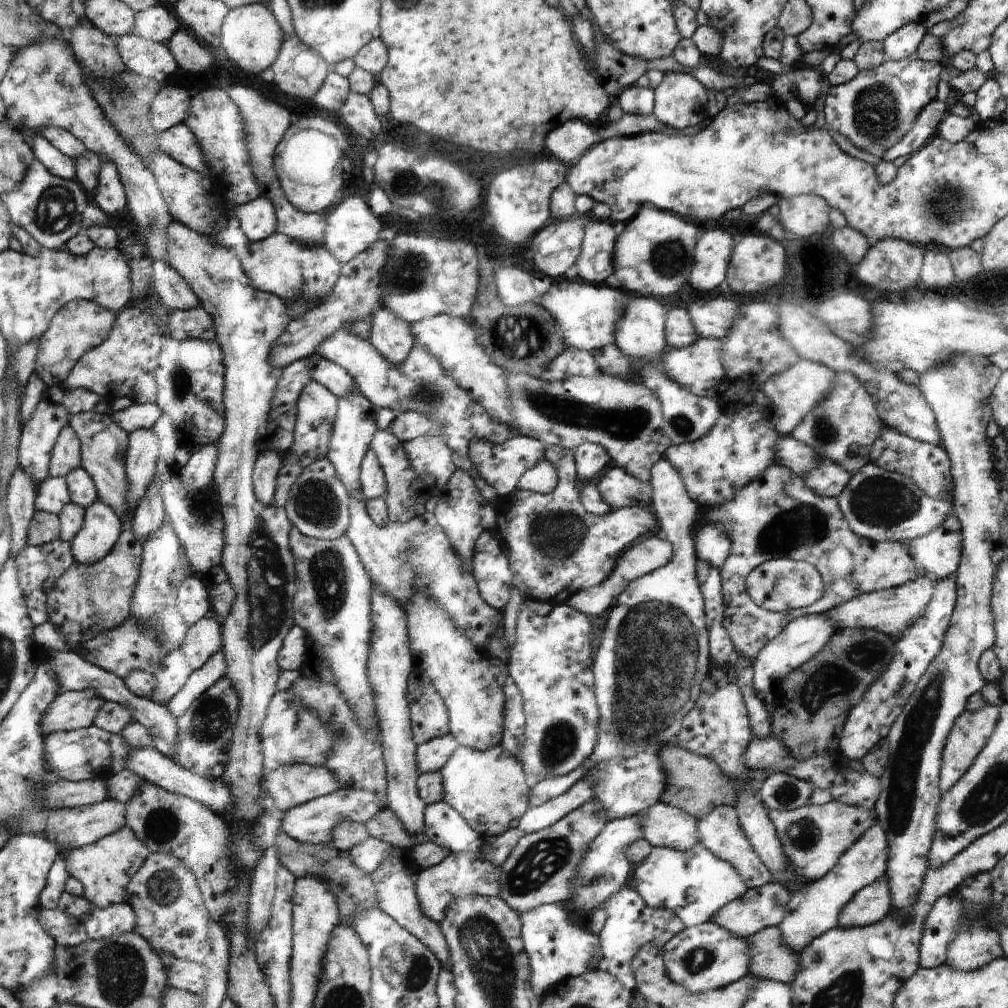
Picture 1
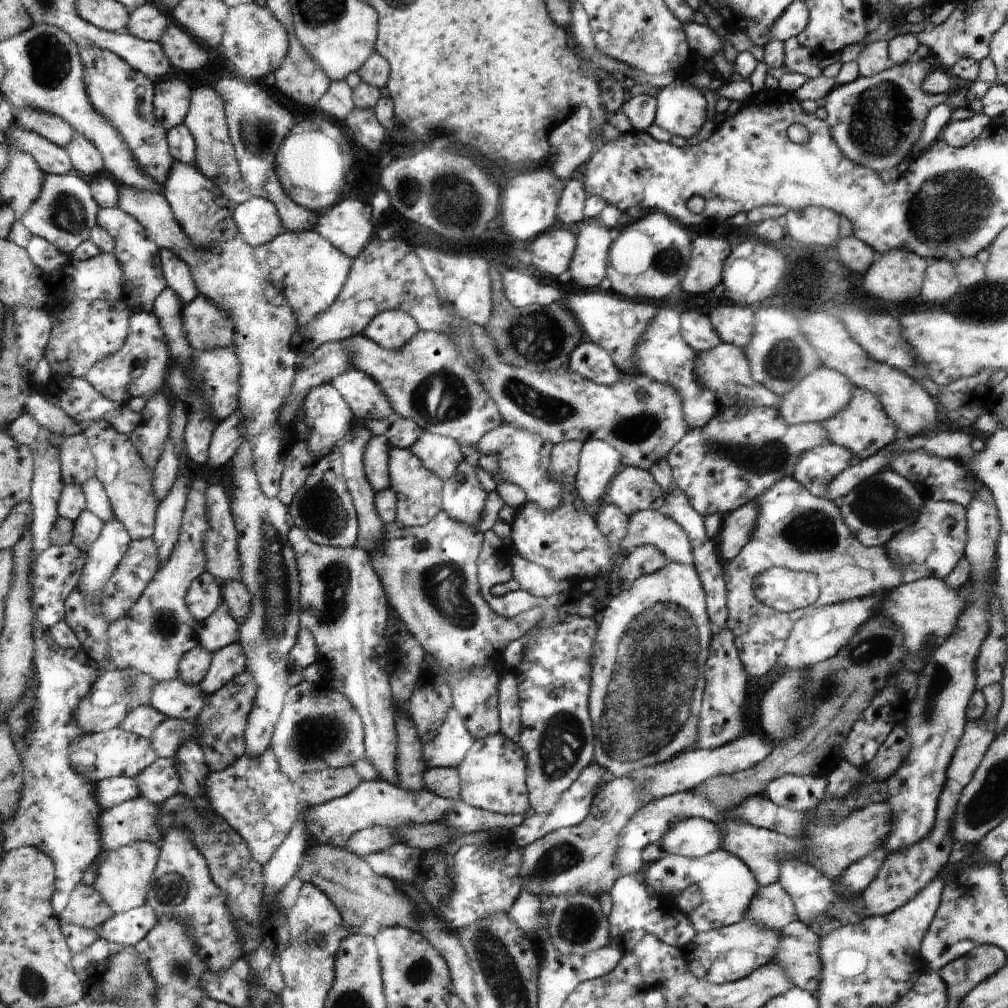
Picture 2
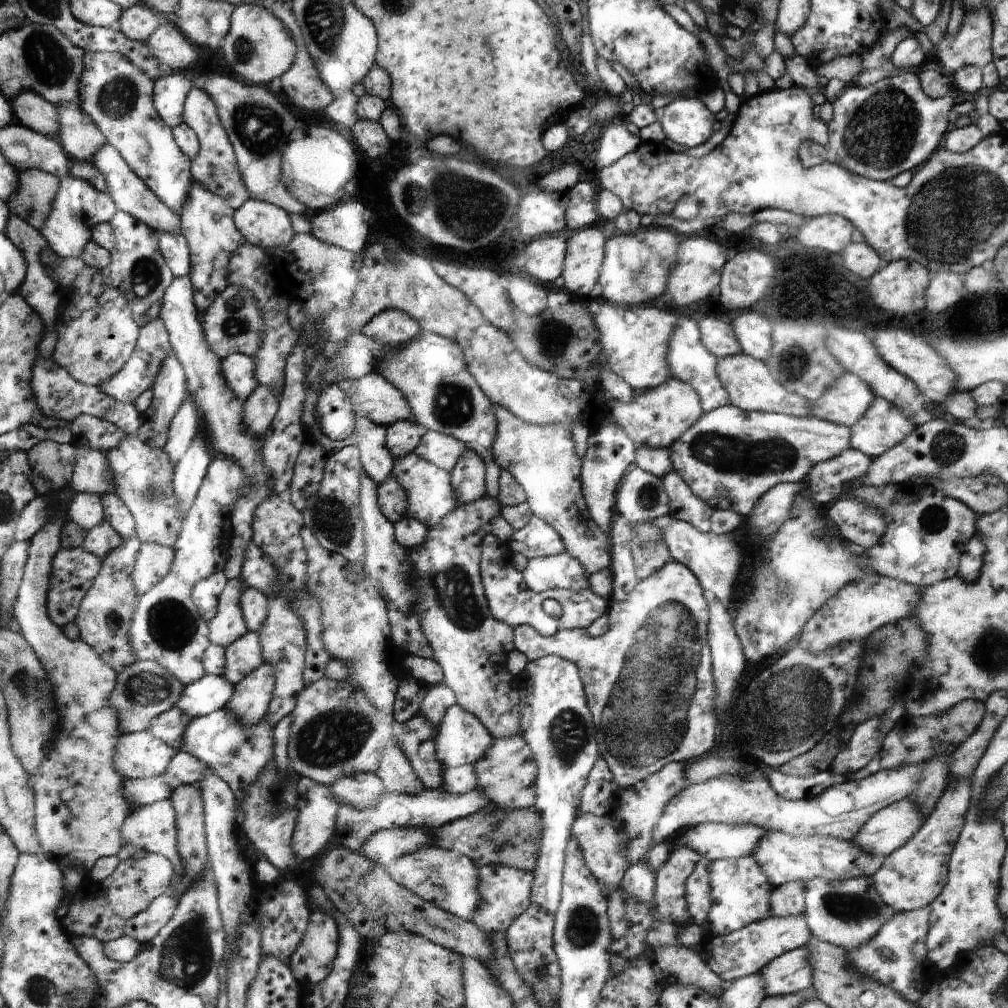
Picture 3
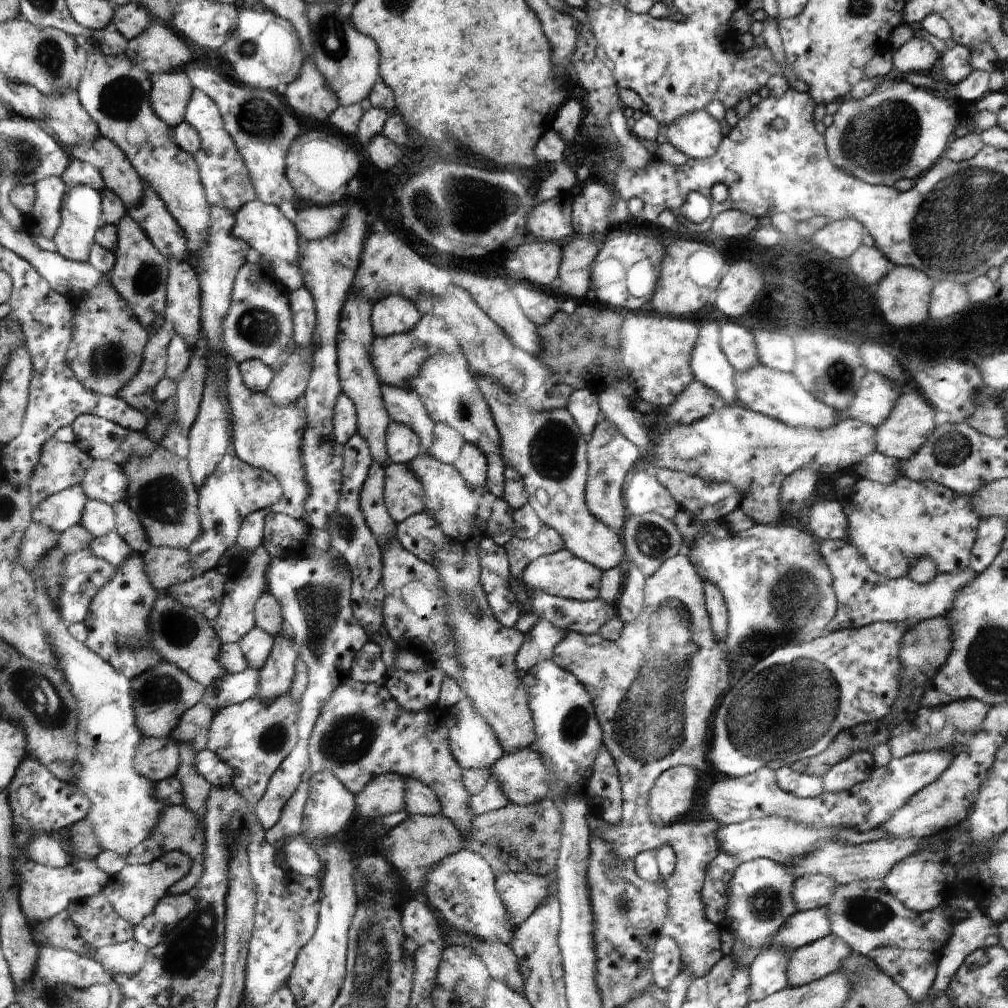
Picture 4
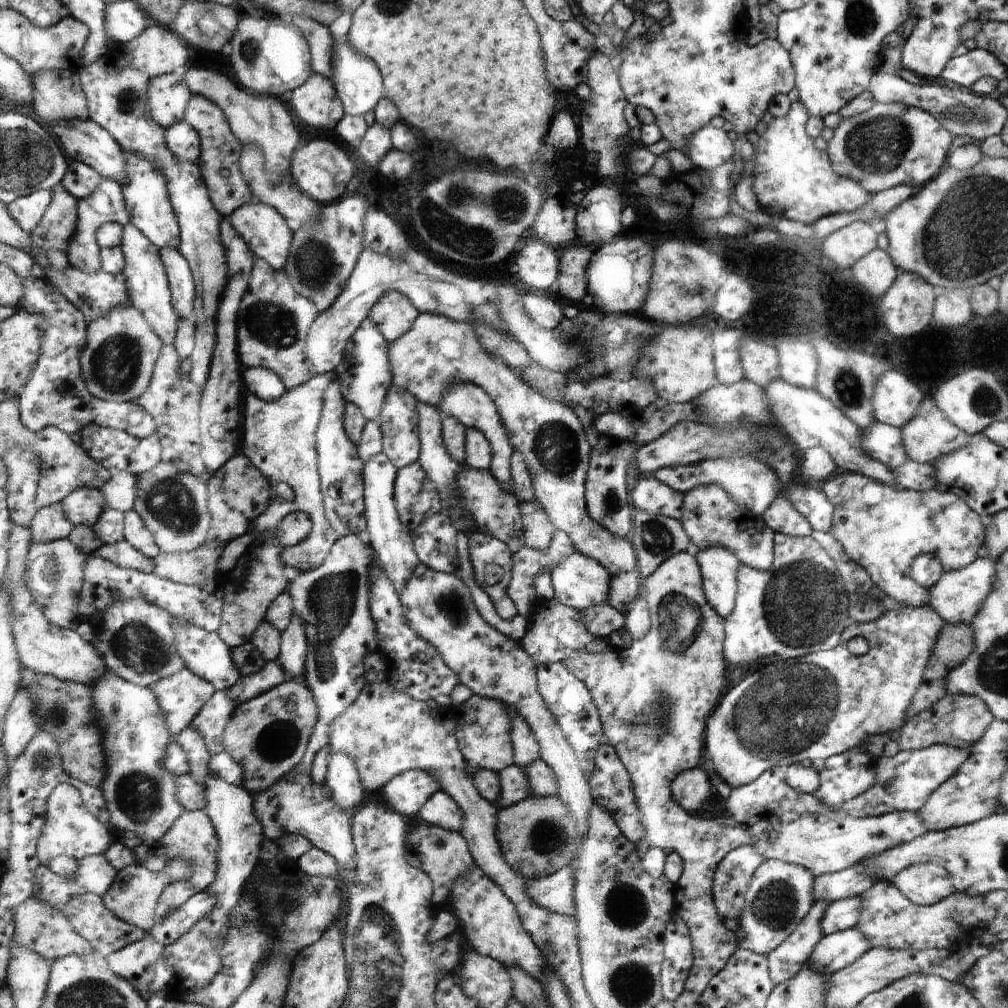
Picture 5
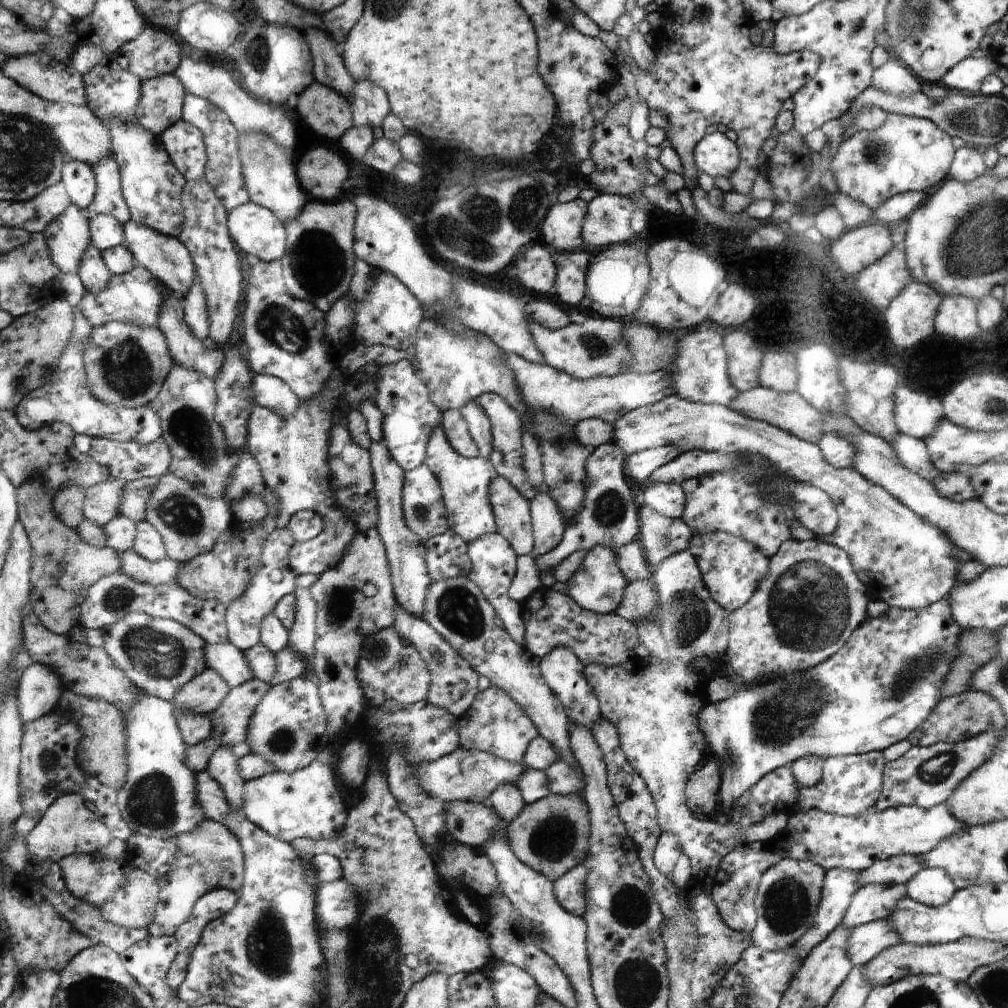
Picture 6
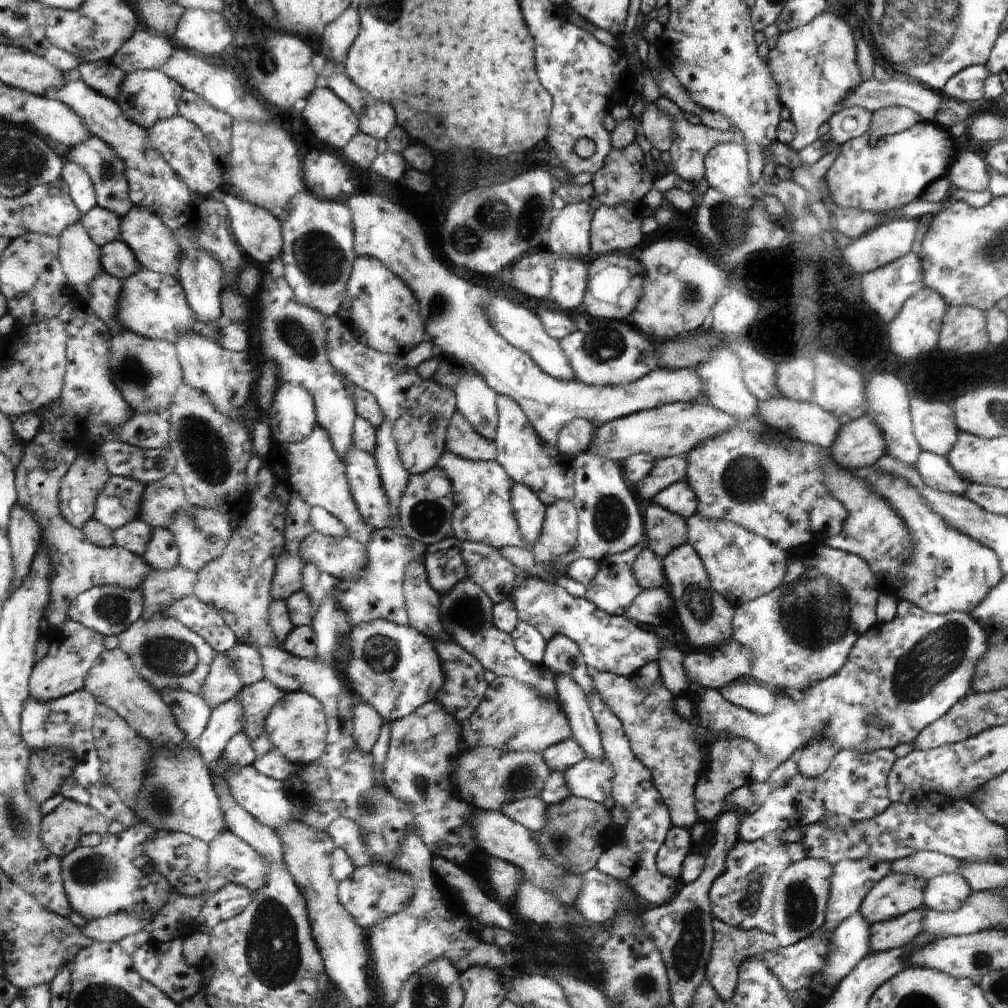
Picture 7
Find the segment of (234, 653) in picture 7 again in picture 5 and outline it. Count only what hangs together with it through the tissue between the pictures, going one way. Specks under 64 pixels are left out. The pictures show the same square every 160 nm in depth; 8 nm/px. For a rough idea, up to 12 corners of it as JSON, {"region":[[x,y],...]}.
{"region":[[173,618],[187,669],[232,688],[241,674],[217,632]]}

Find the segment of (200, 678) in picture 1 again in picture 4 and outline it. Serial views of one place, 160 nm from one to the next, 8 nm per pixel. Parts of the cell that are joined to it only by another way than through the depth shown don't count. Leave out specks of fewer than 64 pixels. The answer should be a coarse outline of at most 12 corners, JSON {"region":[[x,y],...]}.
{"region":[[255,626],[237,643],[261,669],[276,638]]}

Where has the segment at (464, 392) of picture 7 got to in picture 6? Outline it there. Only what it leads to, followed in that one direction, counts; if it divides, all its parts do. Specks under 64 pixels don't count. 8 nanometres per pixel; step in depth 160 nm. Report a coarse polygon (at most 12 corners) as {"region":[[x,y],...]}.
{"region":[[472,399],[460,411],[479,456],[493,449],[491,420],[485,408]]}

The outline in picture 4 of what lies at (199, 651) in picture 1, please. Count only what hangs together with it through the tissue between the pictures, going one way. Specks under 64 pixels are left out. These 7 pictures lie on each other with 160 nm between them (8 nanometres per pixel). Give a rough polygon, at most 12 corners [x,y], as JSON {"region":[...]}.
{"region":[[258,545],[226,581],[213,629],[237,643],[255,627],[269,552]]}

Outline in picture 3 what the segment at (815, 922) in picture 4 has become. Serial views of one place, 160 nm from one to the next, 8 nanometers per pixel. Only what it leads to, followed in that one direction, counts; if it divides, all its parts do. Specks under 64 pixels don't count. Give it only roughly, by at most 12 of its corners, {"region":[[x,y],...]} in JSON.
{"region":[[804,915],[770,916],[708,940],[714,974],[733,983],[813,934]]}

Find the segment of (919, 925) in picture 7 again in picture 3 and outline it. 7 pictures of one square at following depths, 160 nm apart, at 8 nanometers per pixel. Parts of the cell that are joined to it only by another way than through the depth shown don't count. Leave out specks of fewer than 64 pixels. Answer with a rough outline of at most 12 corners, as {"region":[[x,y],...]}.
{"region":[[800,947],[762,967],[767,996],[813,986],[809,950]]}

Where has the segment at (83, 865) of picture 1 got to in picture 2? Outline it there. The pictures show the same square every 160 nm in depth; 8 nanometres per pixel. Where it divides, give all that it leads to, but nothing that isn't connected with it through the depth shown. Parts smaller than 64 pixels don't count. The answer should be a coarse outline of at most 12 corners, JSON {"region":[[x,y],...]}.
{"region":[[160,848],[106,851],[96,888],[112,912],[146,904]]}

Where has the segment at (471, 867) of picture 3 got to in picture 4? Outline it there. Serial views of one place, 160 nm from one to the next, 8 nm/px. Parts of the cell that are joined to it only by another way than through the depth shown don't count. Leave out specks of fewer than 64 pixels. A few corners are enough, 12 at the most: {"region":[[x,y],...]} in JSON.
{"region":[[462,848],[427,875],[448,926],[508,945],[518,928],[498,873]]}

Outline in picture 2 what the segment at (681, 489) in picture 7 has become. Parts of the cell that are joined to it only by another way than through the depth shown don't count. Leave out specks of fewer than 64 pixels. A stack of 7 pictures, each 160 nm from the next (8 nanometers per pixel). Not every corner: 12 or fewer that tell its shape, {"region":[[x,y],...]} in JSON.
{"region":[[626,467],[606,500],[626,516],[665,510],[649,470]]}

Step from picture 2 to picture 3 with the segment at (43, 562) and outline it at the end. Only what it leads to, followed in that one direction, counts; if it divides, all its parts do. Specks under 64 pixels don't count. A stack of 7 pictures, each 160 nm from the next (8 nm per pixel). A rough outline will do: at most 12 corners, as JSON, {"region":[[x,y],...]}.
{"region":[[84,547],[60,550],[50,614],[76,622],[82,600],[103,572]]}

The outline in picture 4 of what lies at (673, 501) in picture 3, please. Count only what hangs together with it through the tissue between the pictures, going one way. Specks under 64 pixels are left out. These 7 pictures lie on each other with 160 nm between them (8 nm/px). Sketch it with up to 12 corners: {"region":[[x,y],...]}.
{"region":[[656,470],[681,509],[701,523],[723,520],[742,505],[734,483]]}

